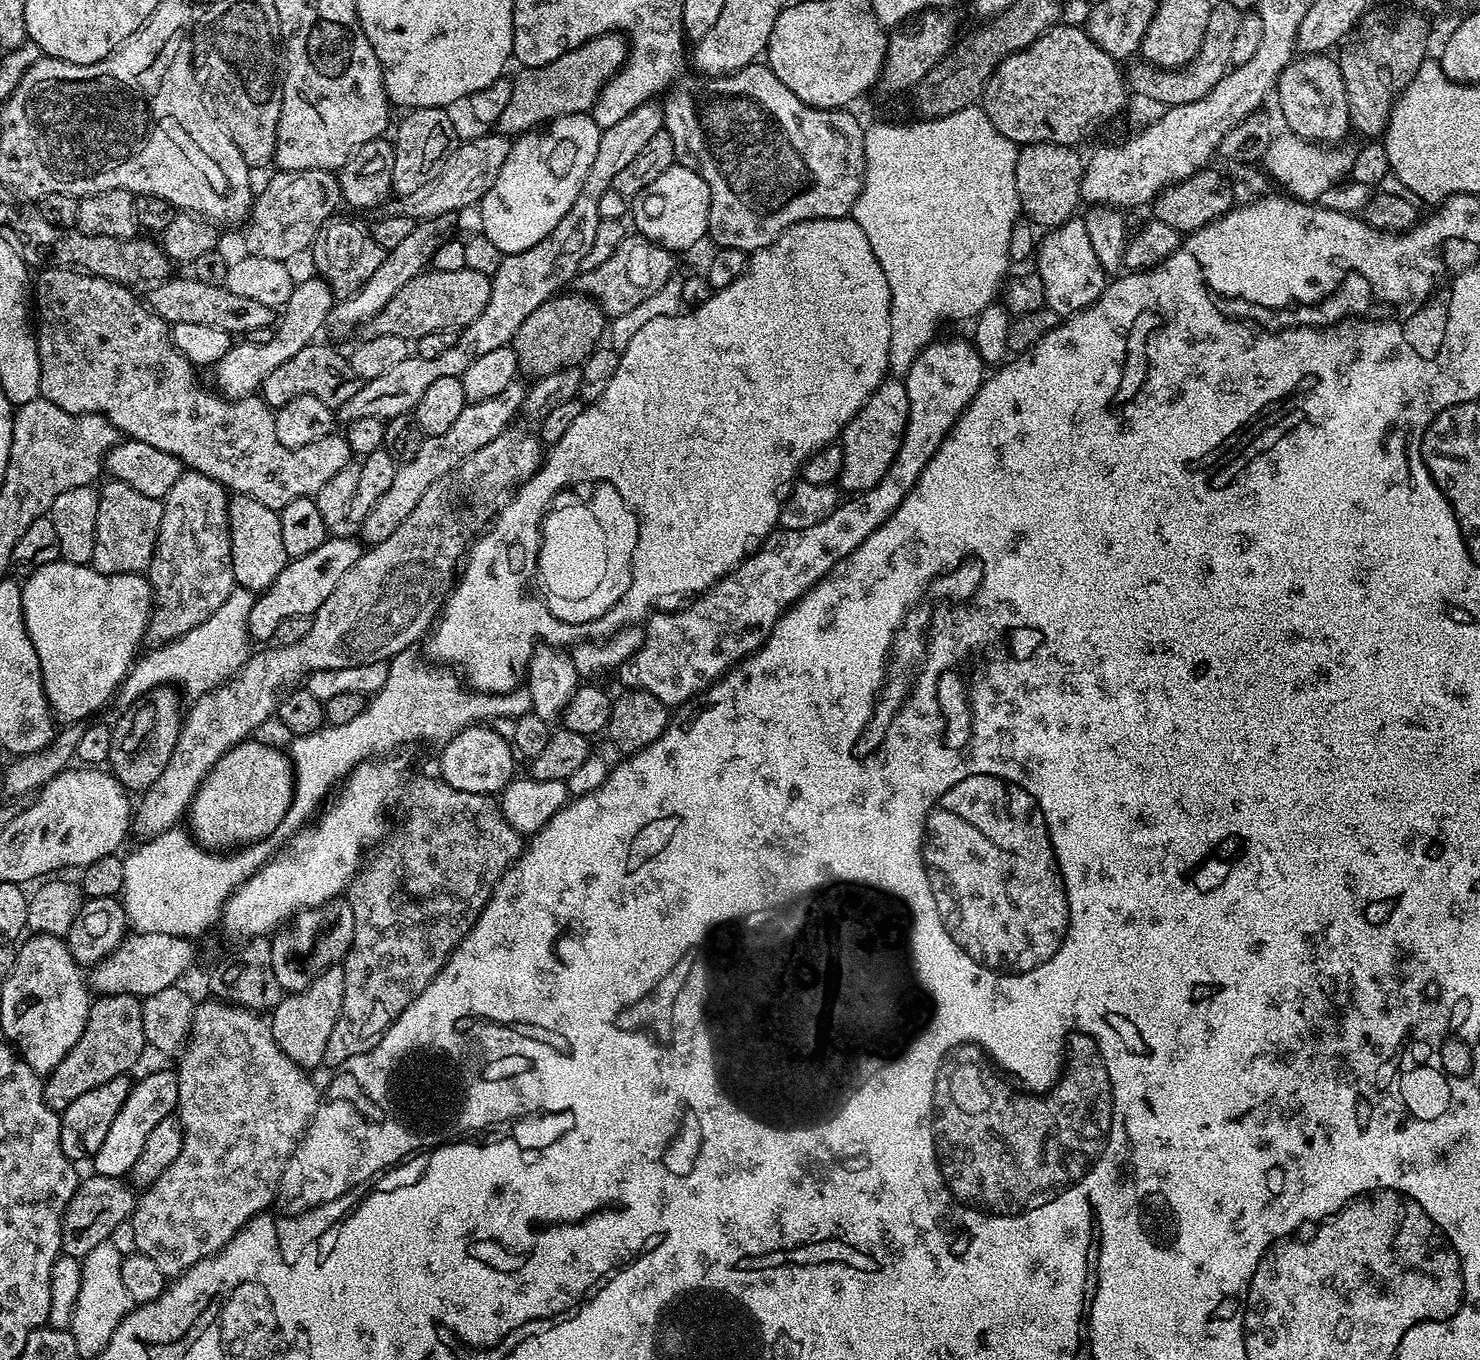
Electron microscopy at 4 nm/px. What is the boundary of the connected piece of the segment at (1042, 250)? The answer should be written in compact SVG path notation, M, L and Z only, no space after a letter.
M1073 218L1057 228L1045 231L1038 240L1035 262L1035 275L1042 278L1044 303L1061 318L1073 316L1075 312L1089 308L1106 287L1105 270L1094 254L1083 219Z

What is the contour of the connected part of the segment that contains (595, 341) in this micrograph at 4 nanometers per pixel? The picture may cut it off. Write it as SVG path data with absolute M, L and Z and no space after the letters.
M557 294L542 302L512 337L510 347L516 352L516 367L523 375L525 372L531 378L539 378L556 370L583 365L585 358L605 339L606 317L600 305L583 294L564 295L568 294Z

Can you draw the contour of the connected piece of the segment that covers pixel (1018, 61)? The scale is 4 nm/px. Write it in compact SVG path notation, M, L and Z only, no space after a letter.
M1061 22L1048 29L1046 35L1039 36L1030 46L1010 54L992 71L982 93L982 107L990 122L994 122L994 130L1018 146L1080 146L1095 128L1114 119L1127 106L1128 96L1130 89L1126 83L1126 72L1118 61L1098 47L1083 27L1075 28L1072 24Z

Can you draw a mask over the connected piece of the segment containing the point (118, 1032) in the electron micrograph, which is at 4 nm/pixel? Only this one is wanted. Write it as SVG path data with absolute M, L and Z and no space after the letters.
M130 994L97 995L88 1009L82 1038L74 1042L70 1054L58 1062L56 1069L47 1073L44 1101L59 1114L74 1102L74 1098L86 1094L86 1090L94 1090L94 1086L102 1086L102 1082L110 1082L115 1076L131 1073L143 1052L146 1052L146 1041L140 1000Z

